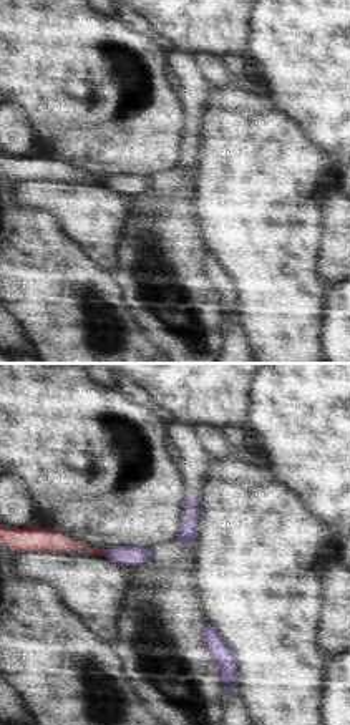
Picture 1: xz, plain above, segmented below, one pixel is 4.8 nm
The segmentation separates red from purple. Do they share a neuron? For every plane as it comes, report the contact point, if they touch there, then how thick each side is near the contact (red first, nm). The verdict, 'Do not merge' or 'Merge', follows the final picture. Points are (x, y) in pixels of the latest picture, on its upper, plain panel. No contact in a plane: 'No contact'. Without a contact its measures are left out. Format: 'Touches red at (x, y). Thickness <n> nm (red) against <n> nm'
Touches red at (103, 181). Thickness 110 nm (red) against 100 nm

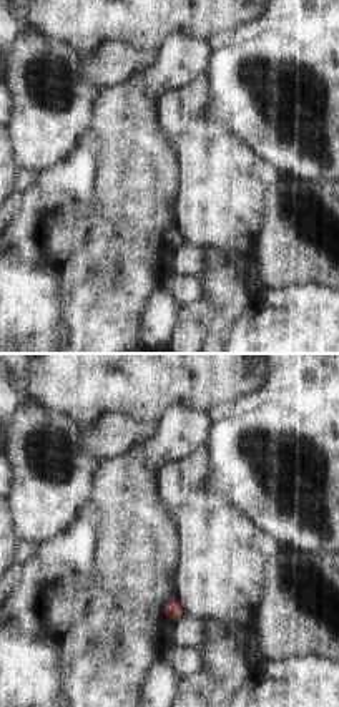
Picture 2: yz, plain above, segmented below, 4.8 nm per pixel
Touches red at (173, 226). Thickness 80 nm (red) against 20 nm

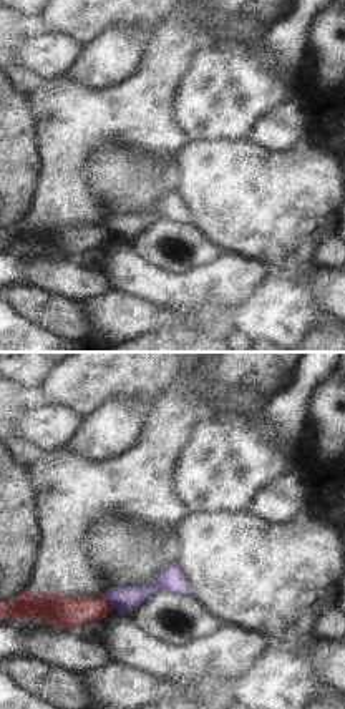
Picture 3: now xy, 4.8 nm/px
Touches red at (106, 229). Thickness 160 nm (red) against 130 nm

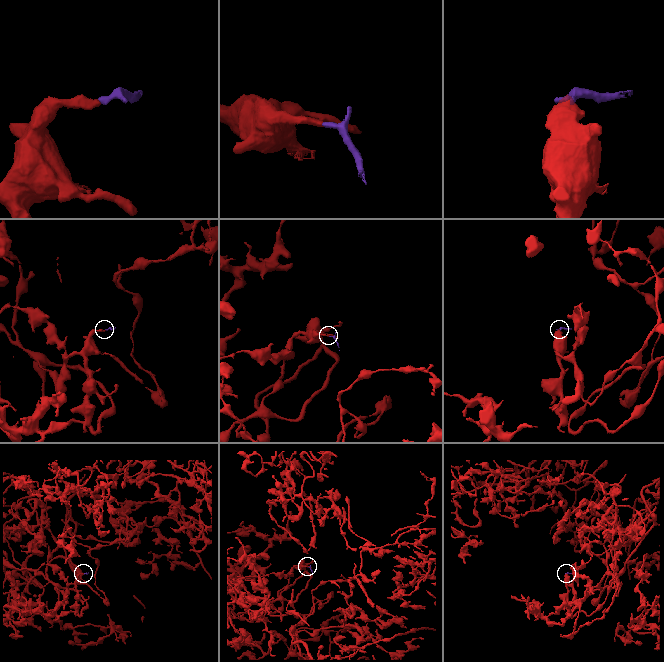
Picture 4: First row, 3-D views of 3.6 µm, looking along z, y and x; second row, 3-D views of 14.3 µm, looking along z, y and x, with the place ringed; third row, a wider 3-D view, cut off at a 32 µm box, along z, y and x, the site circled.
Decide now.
Do not merge

